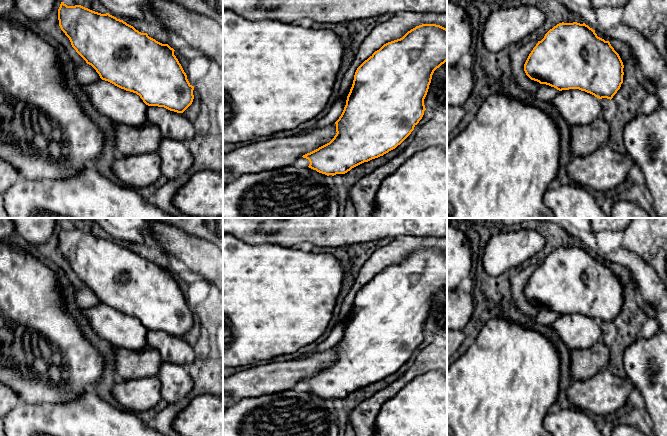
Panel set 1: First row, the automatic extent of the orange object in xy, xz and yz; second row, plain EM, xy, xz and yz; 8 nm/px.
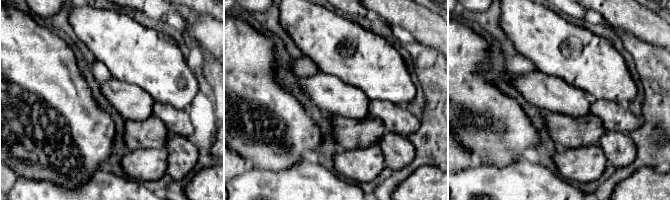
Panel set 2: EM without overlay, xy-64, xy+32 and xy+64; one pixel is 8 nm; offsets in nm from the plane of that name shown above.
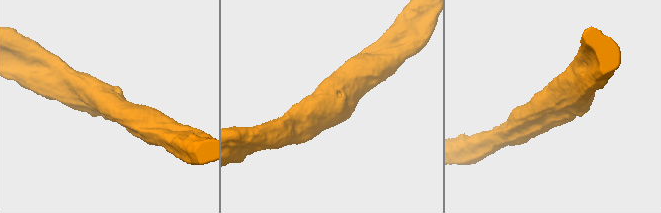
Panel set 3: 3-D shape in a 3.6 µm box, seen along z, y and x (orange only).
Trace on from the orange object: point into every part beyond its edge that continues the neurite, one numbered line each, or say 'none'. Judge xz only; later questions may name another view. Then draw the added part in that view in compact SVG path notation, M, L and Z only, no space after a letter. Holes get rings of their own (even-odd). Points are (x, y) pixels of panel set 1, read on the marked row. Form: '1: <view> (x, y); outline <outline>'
1: xz (274, 153); outline M336 124L312 130L310 132L284 138L274 138L252 143L248 146L223 154L223 170L231 172L231 180L246 173L258 173L267 169L282 168L292 165L303 155L329 143L336 135Z

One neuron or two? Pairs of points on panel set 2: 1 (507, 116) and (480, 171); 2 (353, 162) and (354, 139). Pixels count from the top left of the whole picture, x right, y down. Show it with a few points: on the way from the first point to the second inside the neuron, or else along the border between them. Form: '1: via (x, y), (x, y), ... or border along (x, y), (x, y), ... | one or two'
1: border along (478, 161), (497, 166), (506, 166), (508, 164) | two
2: border along (376, 144), (351, 149), (340, 149) | two

